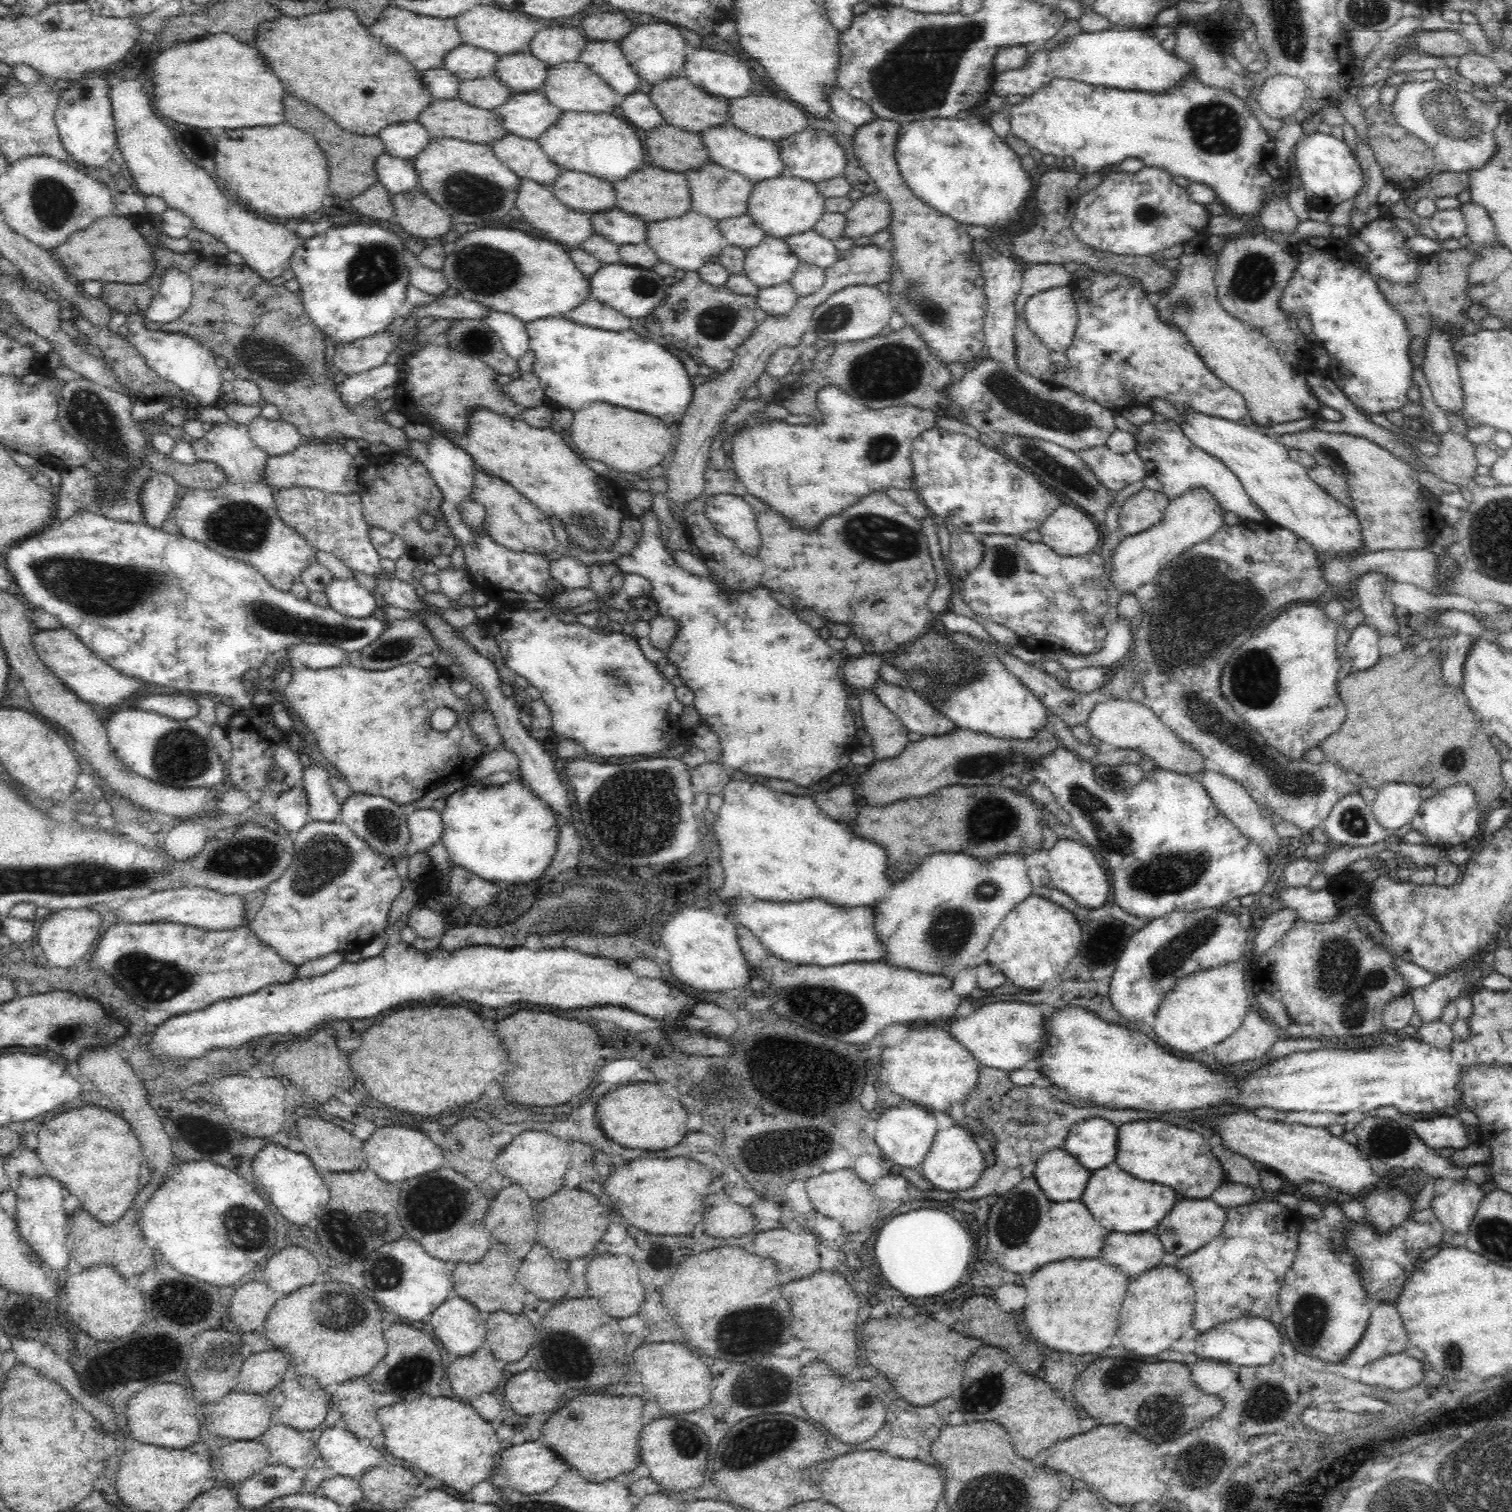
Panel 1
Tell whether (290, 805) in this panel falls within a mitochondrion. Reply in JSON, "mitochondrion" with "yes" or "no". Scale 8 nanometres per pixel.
{"mitochondrion":"no"}

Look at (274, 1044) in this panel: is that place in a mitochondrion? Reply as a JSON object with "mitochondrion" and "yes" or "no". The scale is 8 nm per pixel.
{"mitochondrion":"no"}

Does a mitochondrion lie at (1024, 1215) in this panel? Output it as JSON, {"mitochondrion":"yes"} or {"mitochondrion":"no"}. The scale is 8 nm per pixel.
{"mitochondrion":"yes"}

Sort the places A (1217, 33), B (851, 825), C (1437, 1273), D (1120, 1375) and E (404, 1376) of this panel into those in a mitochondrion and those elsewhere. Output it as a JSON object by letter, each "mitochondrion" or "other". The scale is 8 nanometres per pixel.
{"A":"other","B":"other","C":"other","D":"mitochondrion","E":"mitochondrion"}

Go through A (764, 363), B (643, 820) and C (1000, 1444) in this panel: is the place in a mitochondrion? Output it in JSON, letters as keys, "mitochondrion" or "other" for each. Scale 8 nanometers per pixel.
{"A":"other","B":"mitochondrion","C":"other"}

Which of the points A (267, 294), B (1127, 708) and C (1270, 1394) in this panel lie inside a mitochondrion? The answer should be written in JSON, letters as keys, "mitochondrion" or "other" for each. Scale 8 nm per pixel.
{"A":"other","B":"other","C":"mitochondrion"}

